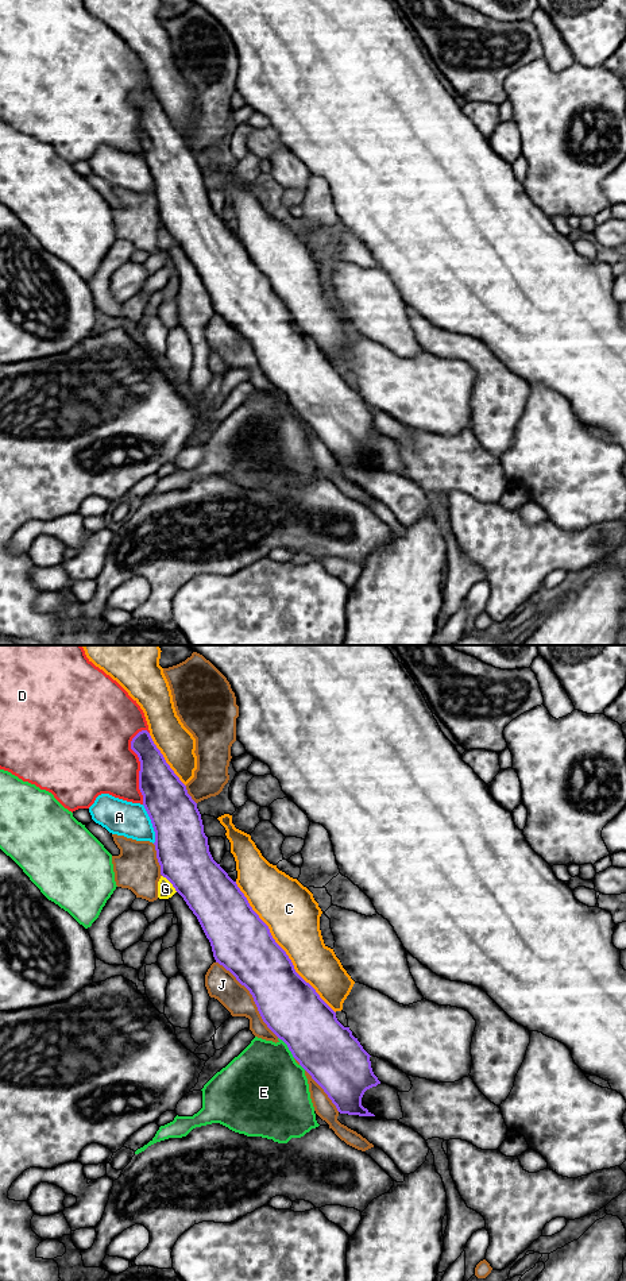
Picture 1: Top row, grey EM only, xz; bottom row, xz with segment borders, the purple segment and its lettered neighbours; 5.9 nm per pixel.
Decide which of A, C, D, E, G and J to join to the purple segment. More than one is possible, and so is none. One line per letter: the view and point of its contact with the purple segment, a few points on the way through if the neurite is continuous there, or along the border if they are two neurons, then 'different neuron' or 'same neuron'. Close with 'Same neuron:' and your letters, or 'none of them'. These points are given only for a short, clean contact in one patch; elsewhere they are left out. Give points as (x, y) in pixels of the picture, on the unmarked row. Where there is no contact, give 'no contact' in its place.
A: meets purple in xz at (151, 174); different neuron
C: meets purple in xz at (281, 300); same neuron
D: meets purple in xz at (140, 116); different neuron
E: meets purple in xz at (288, 398); different neuron
G: meets purple in xz at (170, 234); border along xz (162, 227), (177, 243); different neuron
J: meets purple in xz at (252, 348); different neuron
Same neuron: C

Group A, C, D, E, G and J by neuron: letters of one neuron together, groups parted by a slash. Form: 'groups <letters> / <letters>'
groups A / C / D / E / G / J

